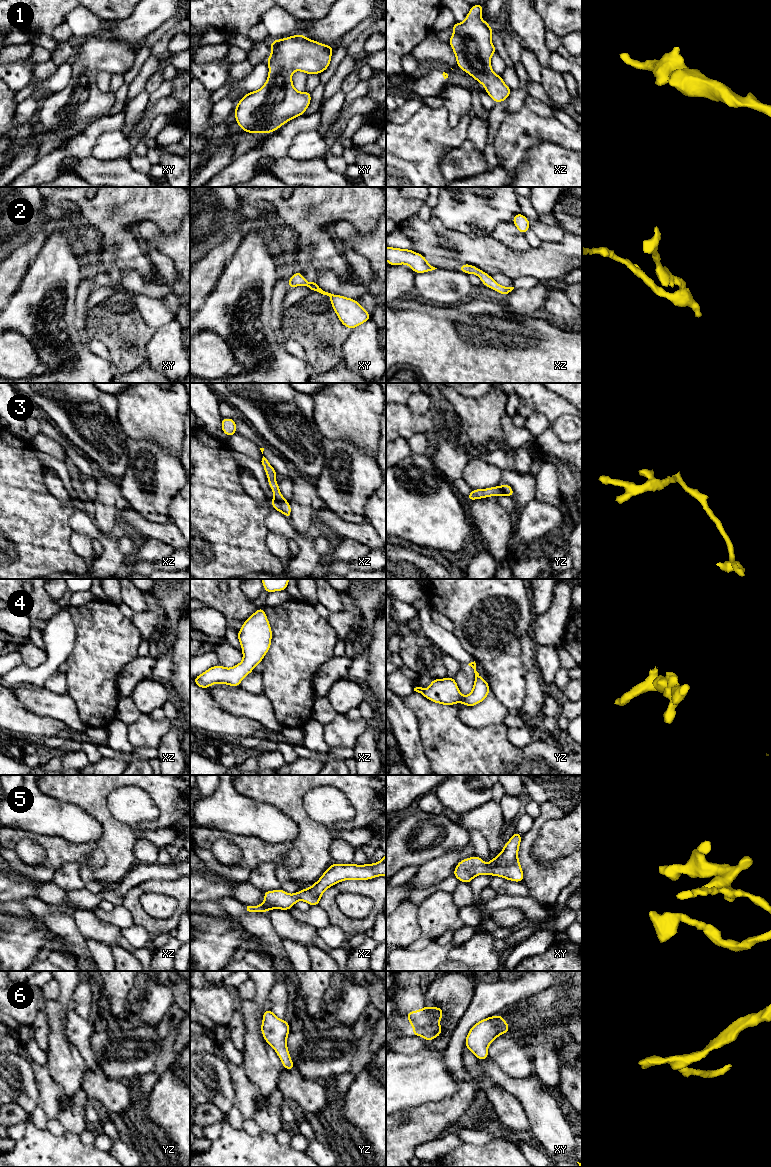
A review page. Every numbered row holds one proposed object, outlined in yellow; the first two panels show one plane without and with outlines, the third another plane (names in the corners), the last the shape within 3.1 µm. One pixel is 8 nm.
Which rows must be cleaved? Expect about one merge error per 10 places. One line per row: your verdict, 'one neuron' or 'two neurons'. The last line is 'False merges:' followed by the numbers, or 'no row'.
1: one neuron
2: one neuron
3: one neuron
4: one neuron
5: one neuron
6: one neuron
False merges: no row

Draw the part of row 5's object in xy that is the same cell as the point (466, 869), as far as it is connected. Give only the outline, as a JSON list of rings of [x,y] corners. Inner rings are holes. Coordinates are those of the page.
[[[515,831],[500,854],[486,864],[482,858],[472,856],[461,860],[455,867],[453,875],[460,881],[470,883],[478,875],[499,876],[504,879],[523,882],[524,873],[518,858],[522,836]]]

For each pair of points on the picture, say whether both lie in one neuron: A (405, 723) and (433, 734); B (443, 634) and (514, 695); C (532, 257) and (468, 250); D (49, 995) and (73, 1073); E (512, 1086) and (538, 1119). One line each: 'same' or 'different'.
A: different
B: different
C: same
D: different
E: same

